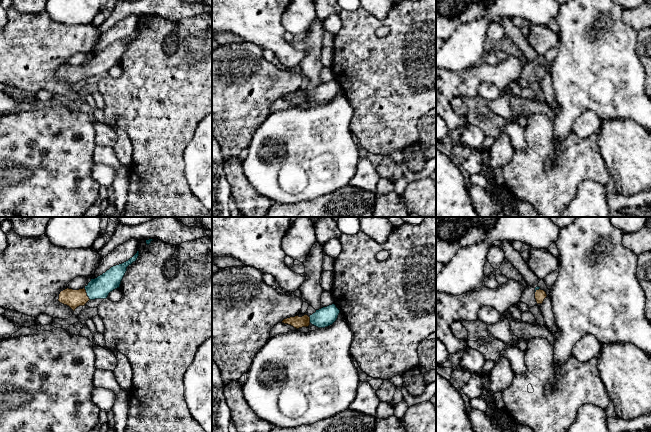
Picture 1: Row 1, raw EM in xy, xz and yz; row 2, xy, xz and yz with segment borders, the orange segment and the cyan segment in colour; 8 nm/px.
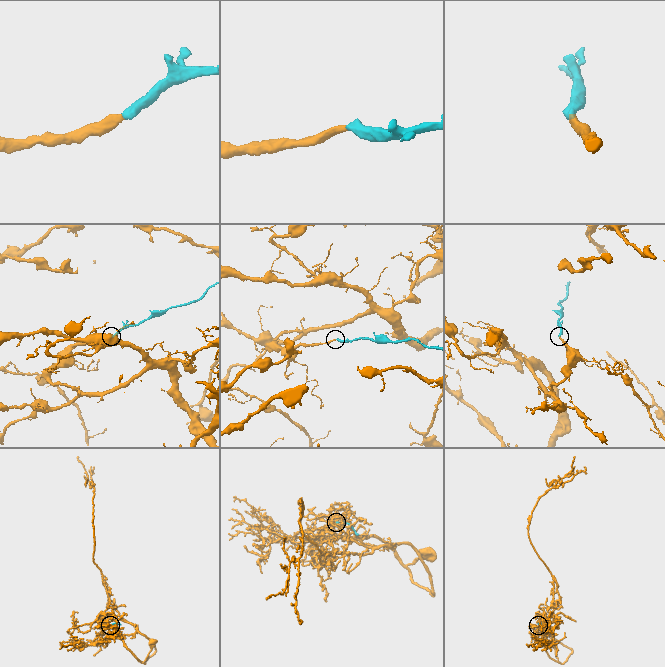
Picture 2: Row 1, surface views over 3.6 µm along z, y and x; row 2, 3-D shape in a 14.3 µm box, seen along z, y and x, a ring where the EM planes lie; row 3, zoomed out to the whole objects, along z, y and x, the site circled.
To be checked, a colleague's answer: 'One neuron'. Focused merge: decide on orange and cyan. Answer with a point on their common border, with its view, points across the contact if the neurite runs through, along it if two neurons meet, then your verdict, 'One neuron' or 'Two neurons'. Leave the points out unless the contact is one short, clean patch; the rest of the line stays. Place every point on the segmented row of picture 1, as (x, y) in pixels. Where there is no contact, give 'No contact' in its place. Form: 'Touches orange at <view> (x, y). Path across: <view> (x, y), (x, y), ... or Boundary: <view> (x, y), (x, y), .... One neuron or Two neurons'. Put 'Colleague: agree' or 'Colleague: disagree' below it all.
Touches orange at xy (86, 294). Path across: xy (73, 298), (79, 298), (86, 294), (99, 288). One neuron
Colleague: agree

